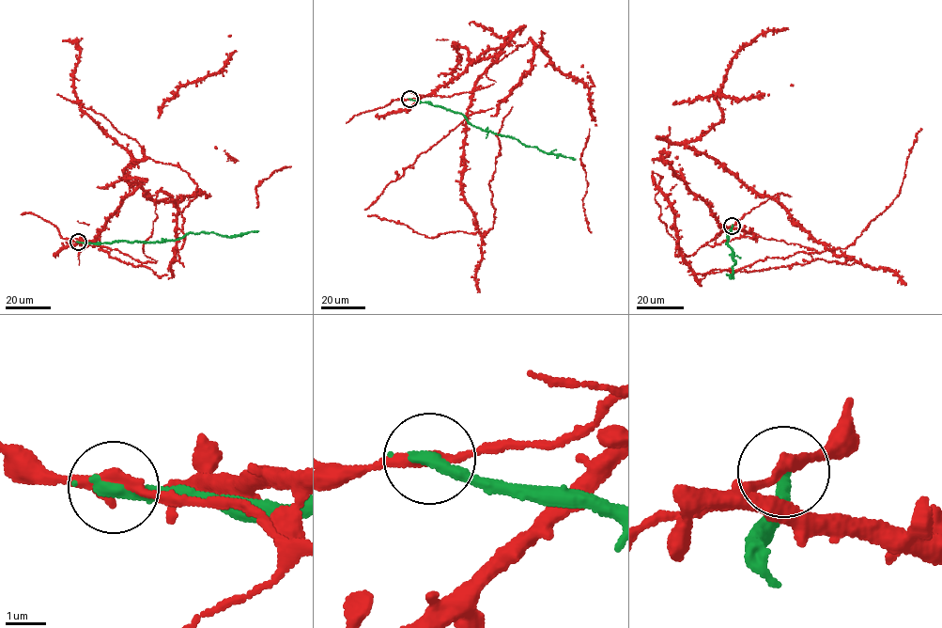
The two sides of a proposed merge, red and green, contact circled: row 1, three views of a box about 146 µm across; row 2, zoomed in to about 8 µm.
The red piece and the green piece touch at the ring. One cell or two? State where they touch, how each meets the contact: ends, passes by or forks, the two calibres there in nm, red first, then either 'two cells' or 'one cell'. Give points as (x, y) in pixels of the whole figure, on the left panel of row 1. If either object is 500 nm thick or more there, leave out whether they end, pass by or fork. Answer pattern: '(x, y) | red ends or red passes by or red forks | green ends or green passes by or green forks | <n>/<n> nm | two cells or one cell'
(78, 242) | red passes by | green ends | 280/340 nm | two cells

